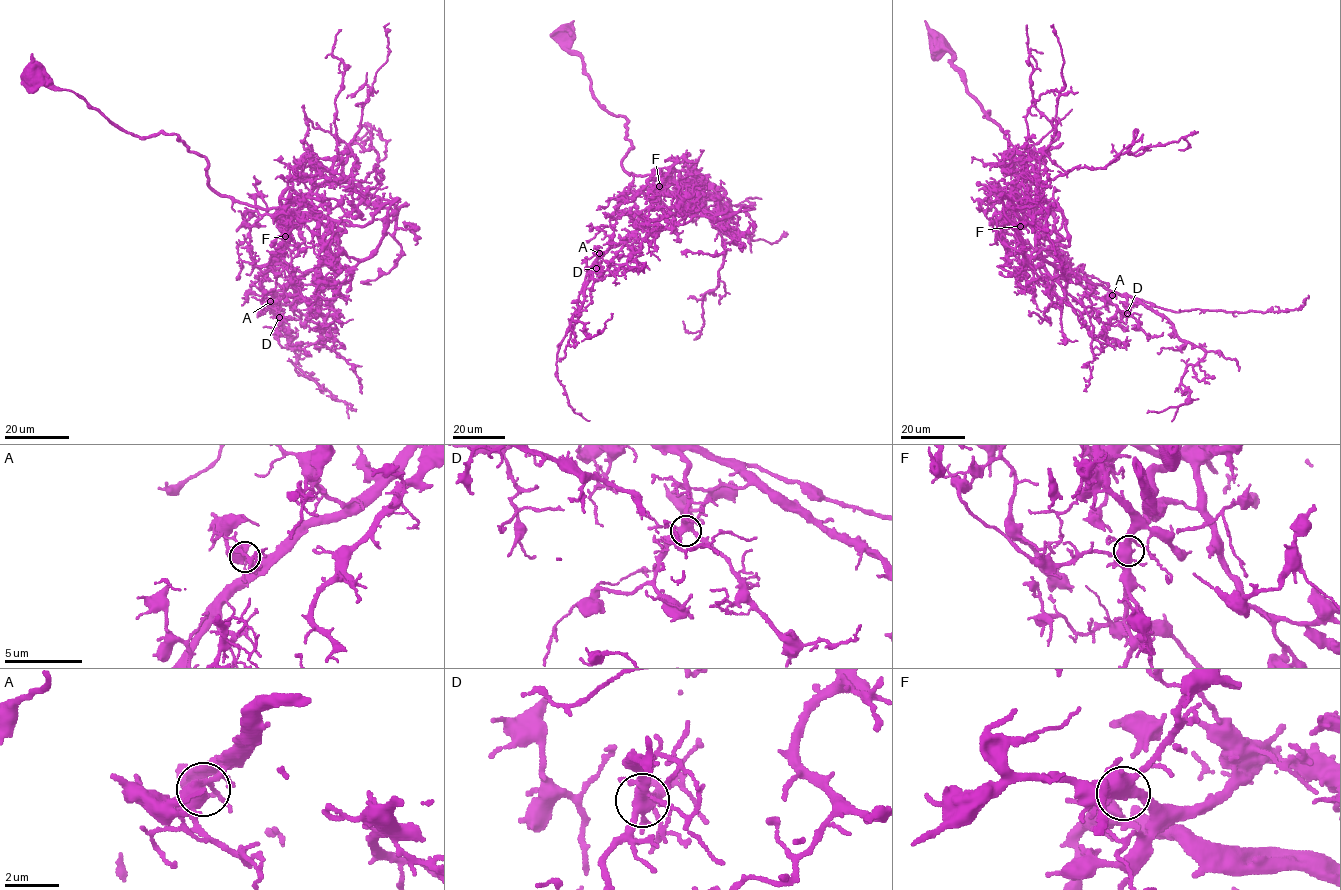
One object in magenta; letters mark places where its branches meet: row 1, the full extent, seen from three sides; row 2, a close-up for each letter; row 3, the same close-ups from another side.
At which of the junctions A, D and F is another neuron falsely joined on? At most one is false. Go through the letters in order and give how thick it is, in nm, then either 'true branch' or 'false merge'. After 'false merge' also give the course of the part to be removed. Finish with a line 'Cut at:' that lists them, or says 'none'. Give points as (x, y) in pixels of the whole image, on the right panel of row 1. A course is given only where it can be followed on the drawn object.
A: calibre 440 nm; true branch
D: calibre 400 nm; true branch
F: calibre 460 nm; true branch
Cut at: none

